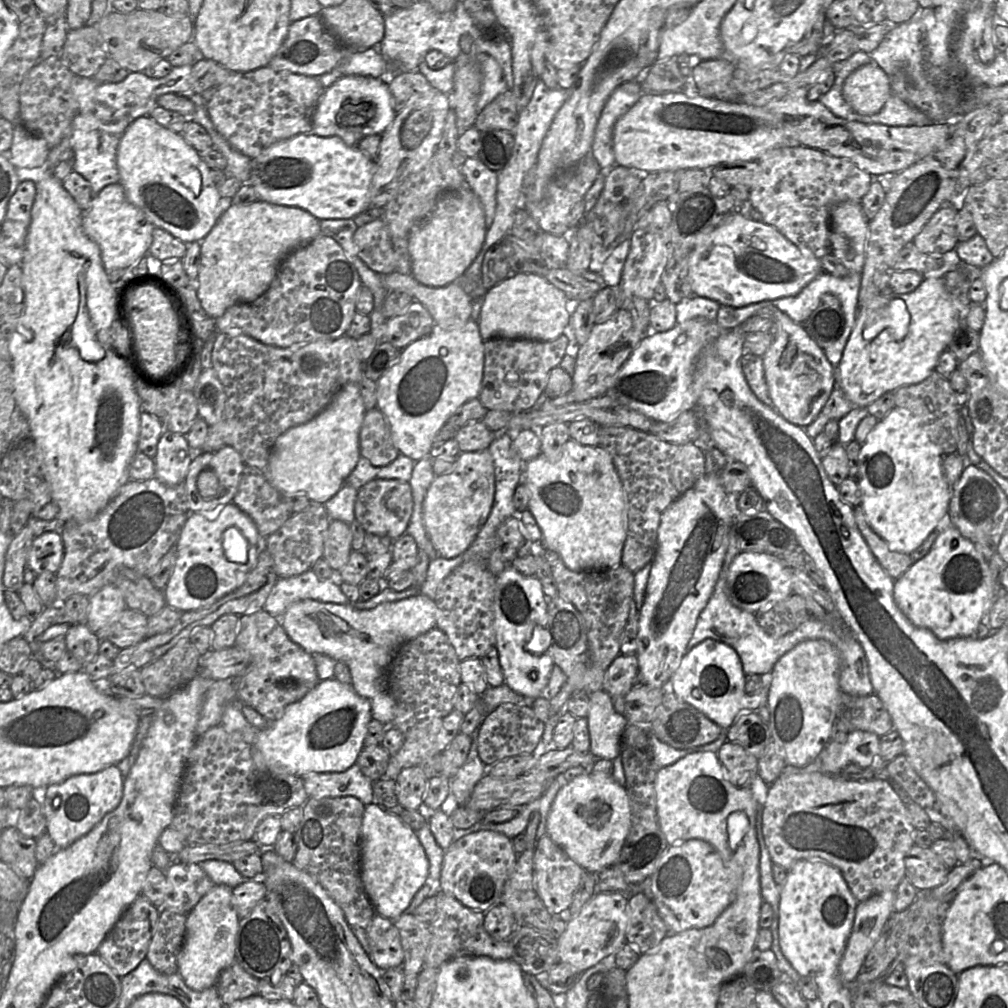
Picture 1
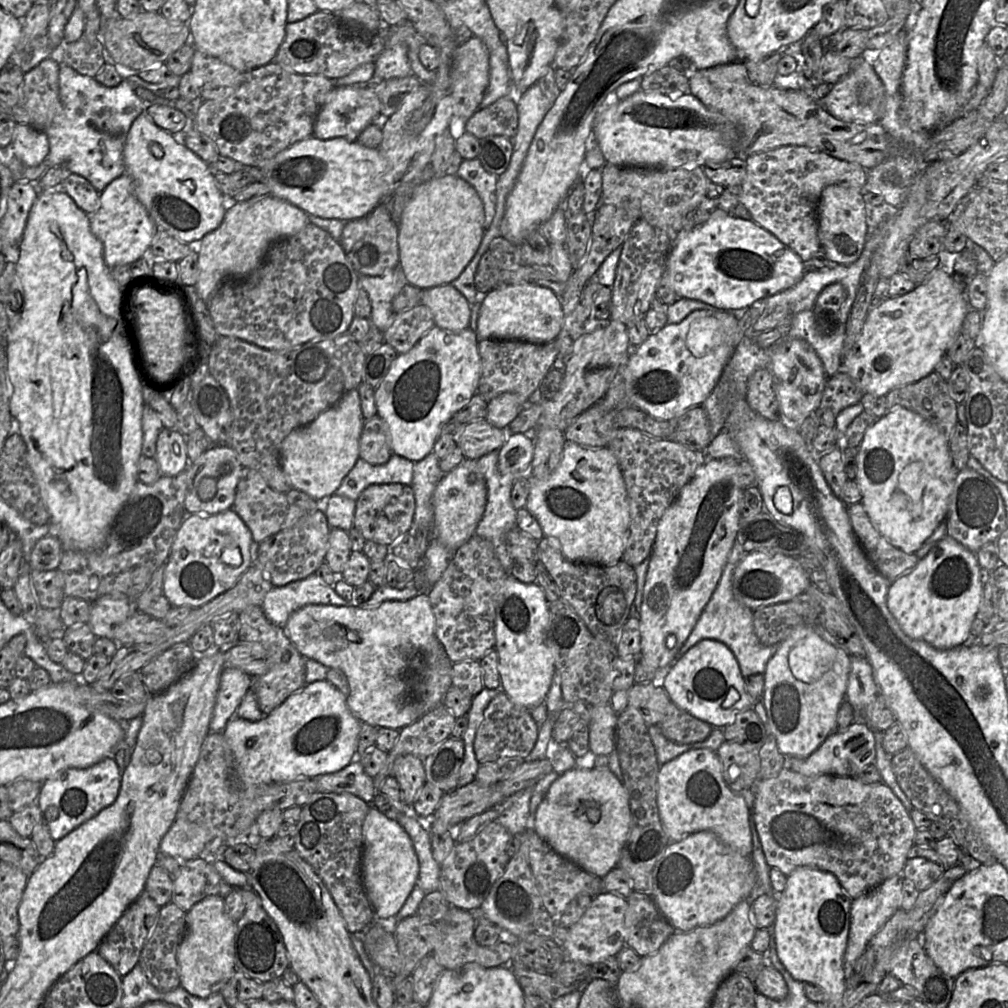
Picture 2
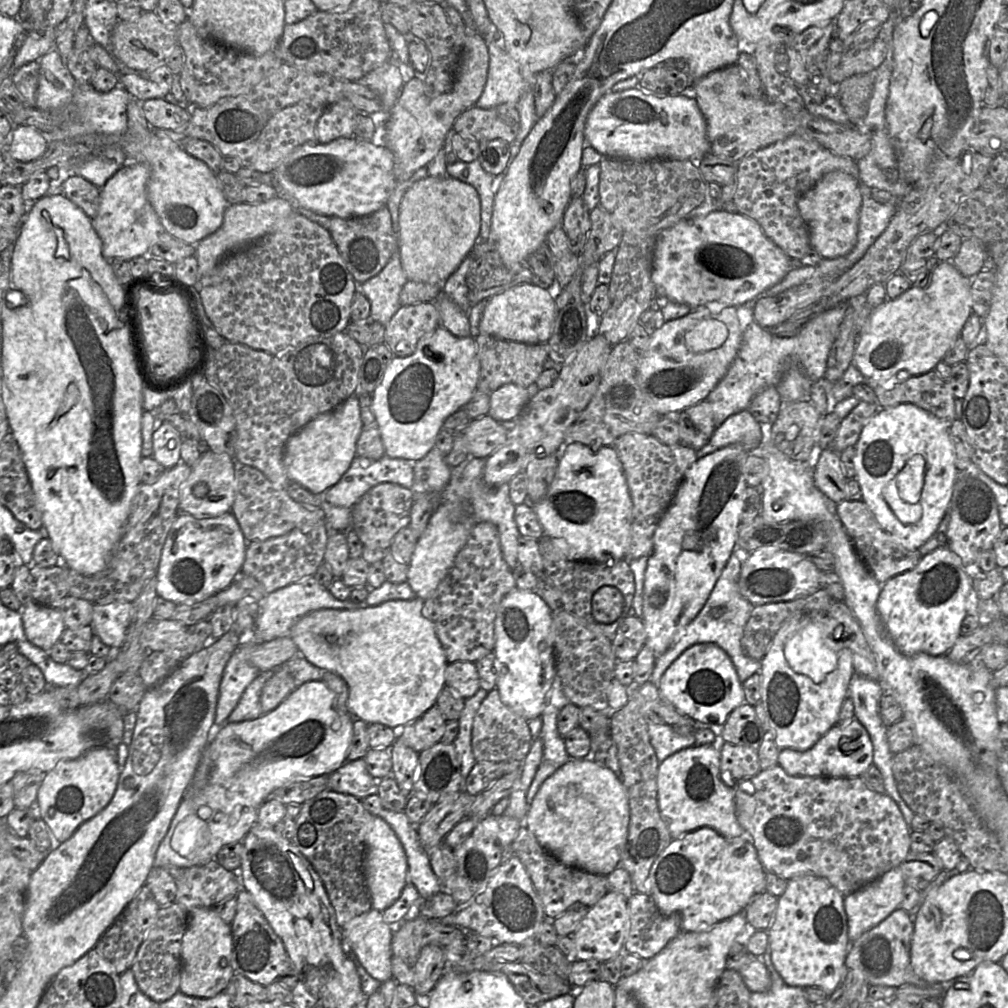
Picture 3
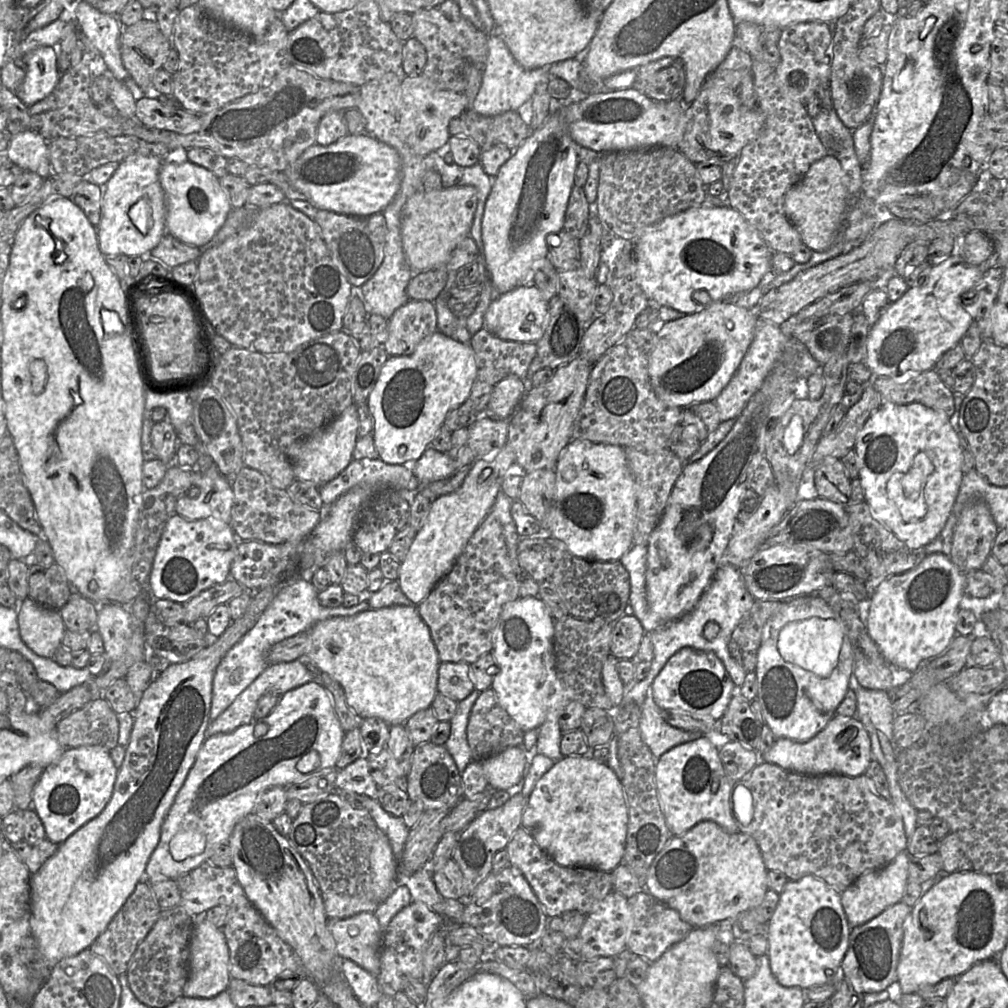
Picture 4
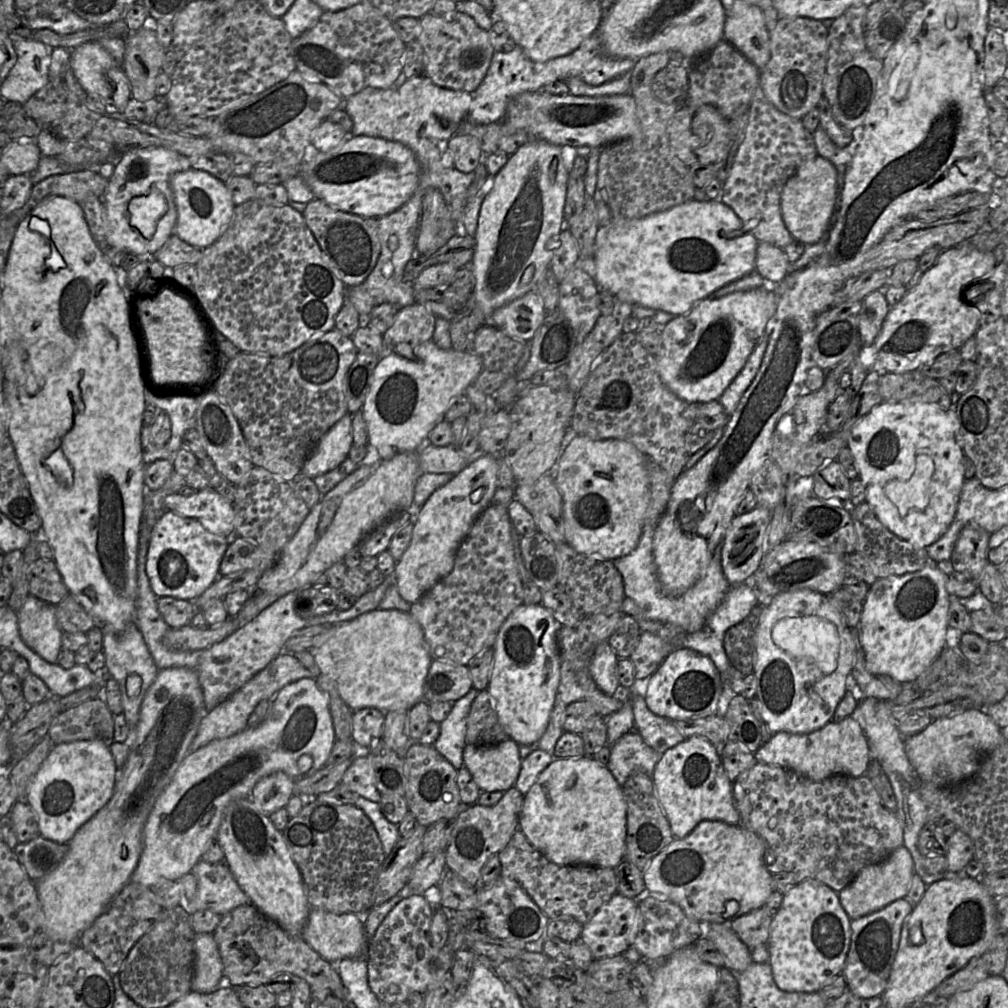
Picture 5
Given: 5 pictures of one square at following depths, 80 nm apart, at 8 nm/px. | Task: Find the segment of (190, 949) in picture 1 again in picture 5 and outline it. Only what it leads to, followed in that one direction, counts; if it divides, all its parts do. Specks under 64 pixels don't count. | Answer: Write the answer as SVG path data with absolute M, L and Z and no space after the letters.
M196 934L194 976L191 991L211 993L223 983L223 963L213 934Z

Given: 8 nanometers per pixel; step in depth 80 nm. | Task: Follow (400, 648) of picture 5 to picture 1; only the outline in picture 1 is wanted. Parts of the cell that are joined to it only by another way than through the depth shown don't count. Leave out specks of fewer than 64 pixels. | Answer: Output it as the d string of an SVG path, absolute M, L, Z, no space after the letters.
M422 593L368 610L357 609L352 604L307 599L291 604L281 616L282 627L289 638L306 652L324 654L347 664L352 688L369 700L372 719L386 726L392 726L394 719L394 701L386 684L388 668L404 643L433 629L436 623L434 600Z

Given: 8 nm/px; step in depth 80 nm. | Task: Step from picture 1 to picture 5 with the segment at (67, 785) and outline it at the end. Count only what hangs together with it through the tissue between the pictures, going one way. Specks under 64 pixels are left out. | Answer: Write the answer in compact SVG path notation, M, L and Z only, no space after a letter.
M81 740L56 744L31 780L26 801L37 815L40 836L58 844L68 843L87 821L99 812L112 798L119 770L110 748L99 740Z

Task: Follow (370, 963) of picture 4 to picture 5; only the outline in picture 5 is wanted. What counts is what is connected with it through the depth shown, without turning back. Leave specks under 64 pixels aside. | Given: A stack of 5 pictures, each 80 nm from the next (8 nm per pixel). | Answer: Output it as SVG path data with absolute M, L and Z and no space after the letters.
M312 908L301 937L314 951L330 963L339 962L345 958L367 956L364 915L354 913L334 914Z

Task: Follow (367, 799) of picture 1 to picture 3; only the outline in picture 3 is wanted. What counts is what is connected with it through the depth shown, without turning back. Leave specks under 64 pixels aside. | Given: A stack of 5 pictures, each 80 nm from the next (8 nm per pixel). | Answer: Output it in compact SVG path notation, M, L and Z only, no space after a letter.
M364 758L345 762L336 771L330 773L328 789L353 795L358 799L378 792L377 780L368 773Z

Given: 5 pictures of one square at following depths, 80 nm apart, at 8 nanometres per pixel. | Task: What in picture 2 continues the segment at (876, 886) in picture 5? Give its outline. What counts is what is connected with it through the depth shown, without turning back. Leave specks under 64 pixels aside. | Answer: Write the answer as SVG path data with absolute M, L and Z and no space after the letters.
M896 875L877 887L871 889L861 897L852 900L850 907L850 927L848 933L847 947L844 953L844 965L849 972L855 961L866 951L870 940L883 927L886 921L900 909L902 900L903 876Z

